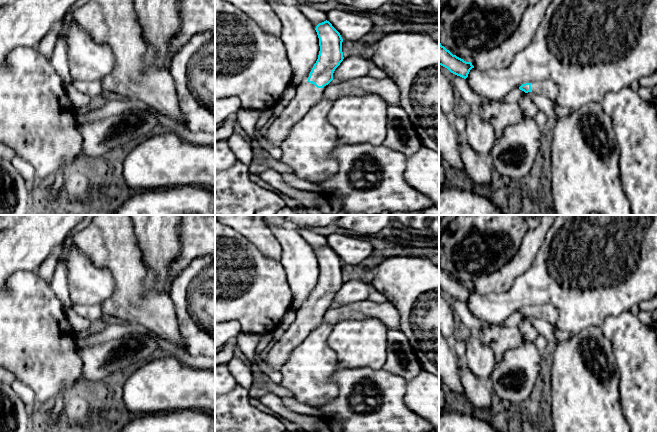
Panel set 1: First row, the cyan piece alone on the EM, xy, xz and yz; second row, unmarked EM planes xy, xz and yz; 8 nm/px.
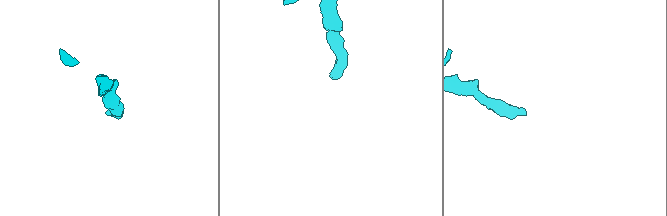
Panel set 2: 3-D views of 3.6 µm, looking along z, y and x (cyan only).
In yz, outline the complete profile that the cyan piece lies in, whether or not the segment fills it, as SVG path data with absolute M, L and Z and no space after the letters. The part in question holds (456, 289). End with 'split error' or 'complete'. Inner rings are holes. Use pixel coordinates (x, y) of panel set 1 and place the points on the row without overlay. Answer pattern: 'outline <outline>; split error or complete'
outline M439 264L439 289L447 292L451 297L460 300L464 303L474 290L471 286L466 286L463 283L453 279L449 274L441 269Z; complete

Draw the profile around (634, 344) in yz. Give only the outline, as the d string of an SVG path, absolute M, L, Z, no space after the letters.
M630 311L618 316L608 316L601 328L612 345L620 371L620 403L630 432L657 432L657 335L655 329L643 324L639 316Z

